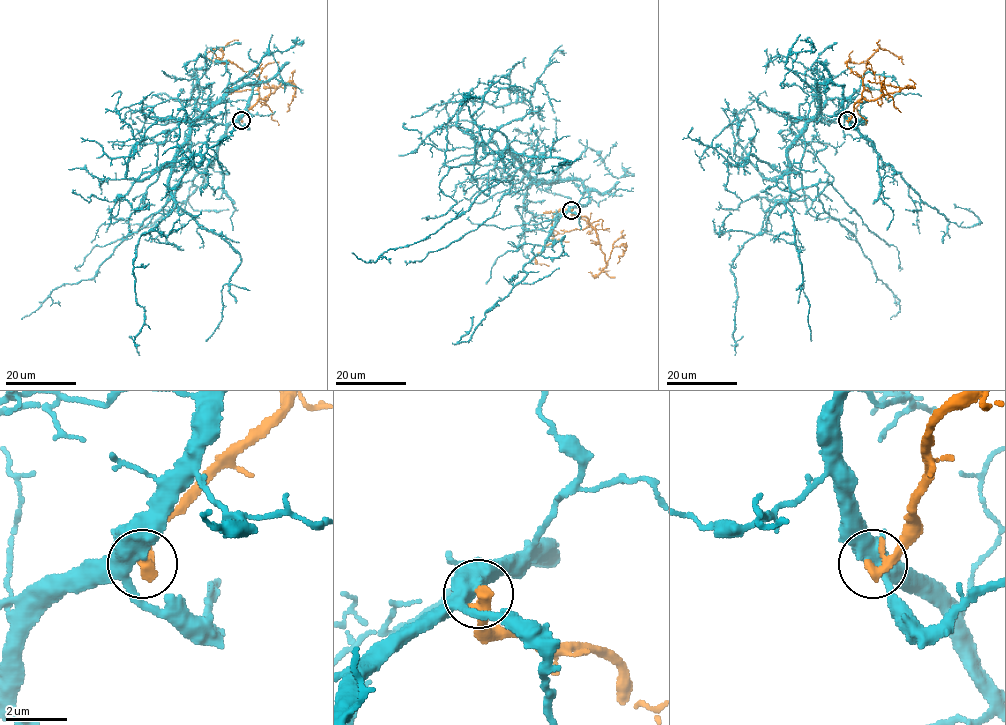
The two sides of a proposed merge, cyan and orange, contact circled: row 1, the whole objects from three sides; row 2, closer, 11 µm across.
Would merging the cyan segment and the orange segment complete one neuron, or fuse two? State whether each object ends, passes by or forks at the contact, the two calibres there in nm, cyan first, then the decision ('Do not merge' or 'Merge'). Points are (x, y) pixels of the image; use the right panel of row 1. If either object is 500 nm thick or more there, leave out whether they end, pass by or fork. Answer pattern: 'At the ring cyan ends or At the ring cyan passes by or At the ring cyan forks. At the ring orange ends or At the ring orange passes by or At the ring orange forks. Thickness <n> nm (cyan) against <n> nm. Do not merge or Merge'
Thickness 500 nm (cyan) against 400 nm. Do not merge

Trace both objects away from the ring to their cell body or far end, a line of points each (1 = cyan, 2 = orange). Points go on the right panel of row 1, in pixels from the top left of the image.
1: (847, 120), (842, 86), (820, 83), (817, 114), (788, 152), (789, 186), (816, 186), (899, 301), (890, 319)
2: (847, 120), (863, 90), (862, 79), (846, 62), (860, 63), (879, 48), (901, 58), (903, 64)

